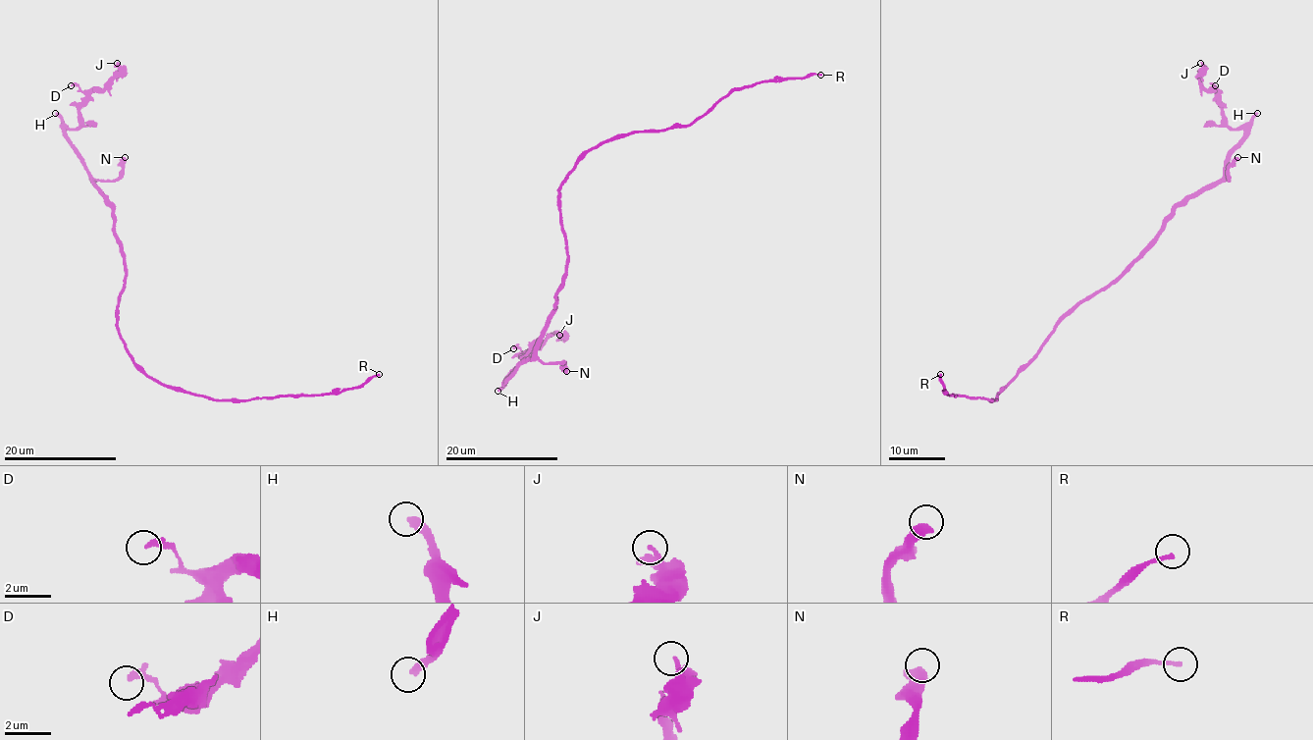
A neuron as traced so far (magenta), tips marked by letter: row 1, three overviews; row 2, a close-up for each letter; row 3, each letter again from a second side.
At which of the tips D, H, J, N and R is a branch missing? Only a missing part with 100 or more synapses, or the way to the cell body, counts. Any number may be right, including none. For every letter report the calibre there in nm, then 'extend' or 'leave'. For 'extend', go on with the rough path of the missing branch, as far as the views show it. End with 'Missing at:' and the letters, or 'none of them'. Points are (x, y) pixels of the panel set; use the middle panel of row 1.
D: 280 nm thick; leave
H: 320 nm thick; extend
J: 200 nm thick; leave
N: 550 nm thick; leave
R: 160 nm thick; leave
Missing at: H

